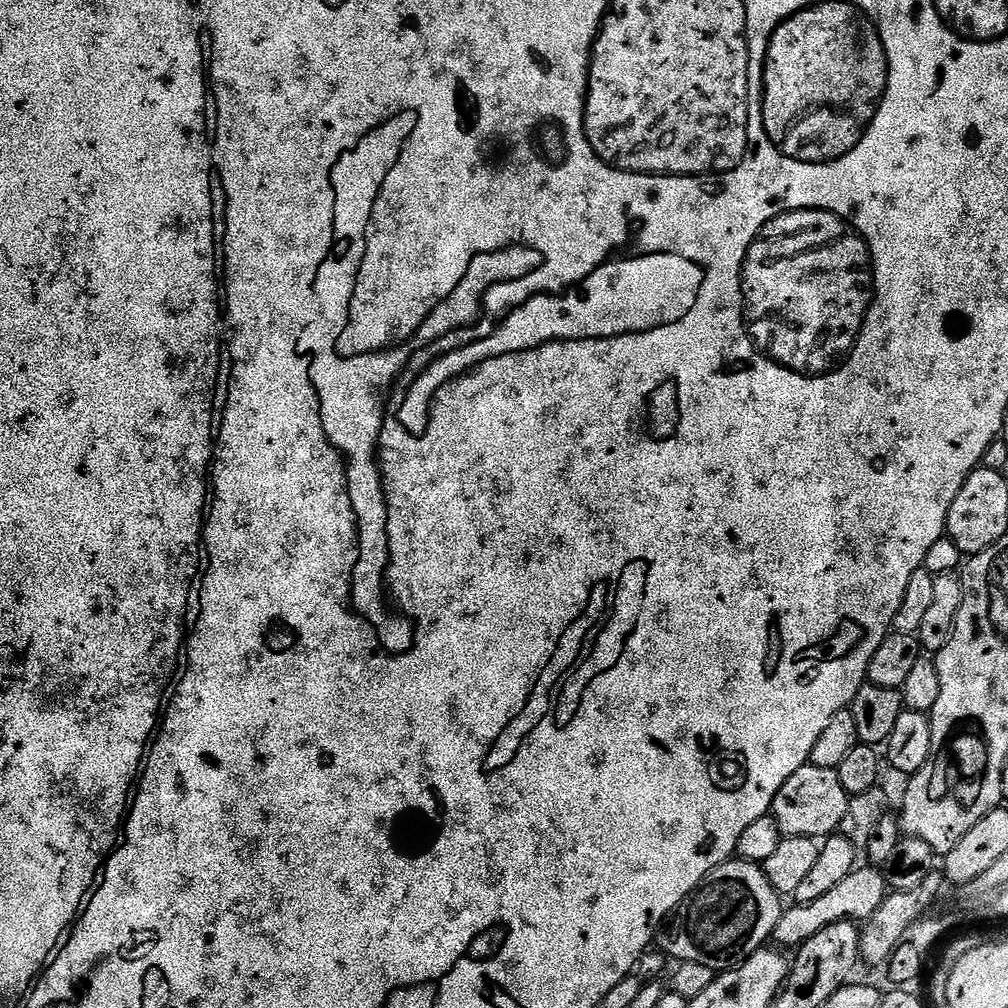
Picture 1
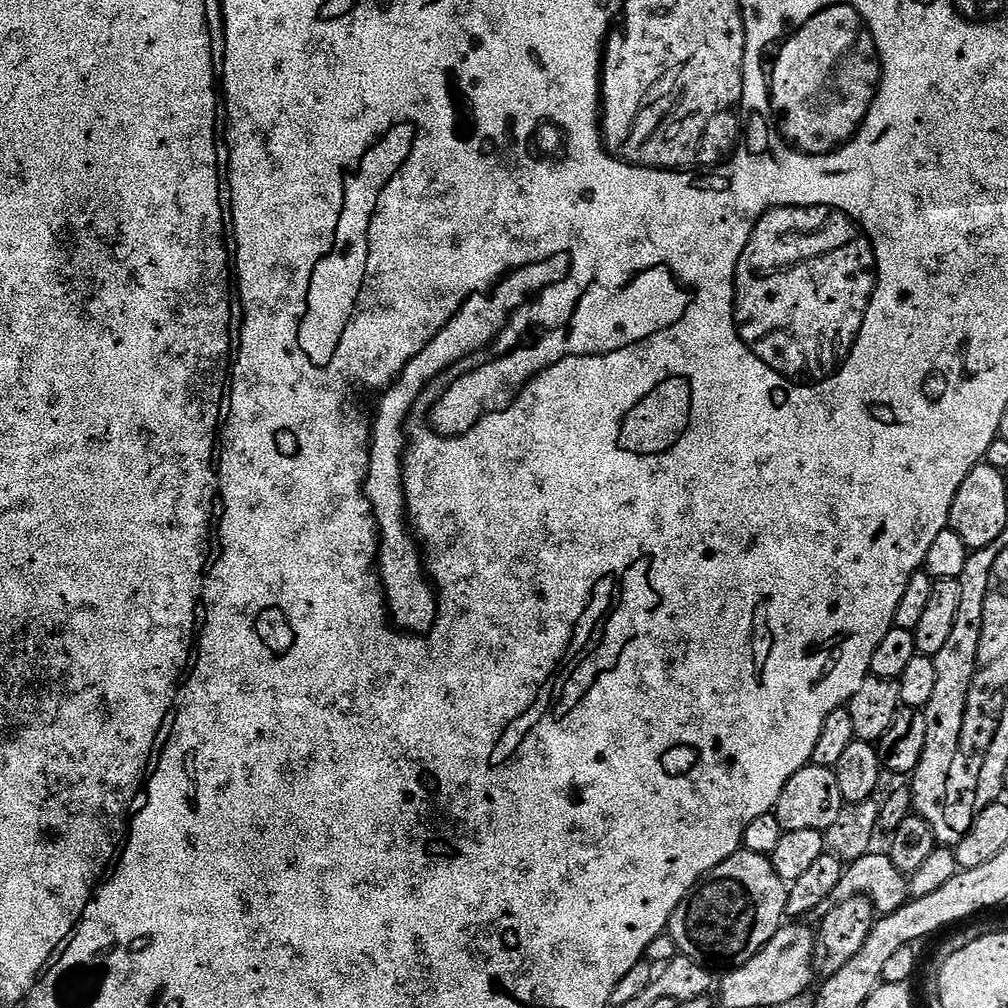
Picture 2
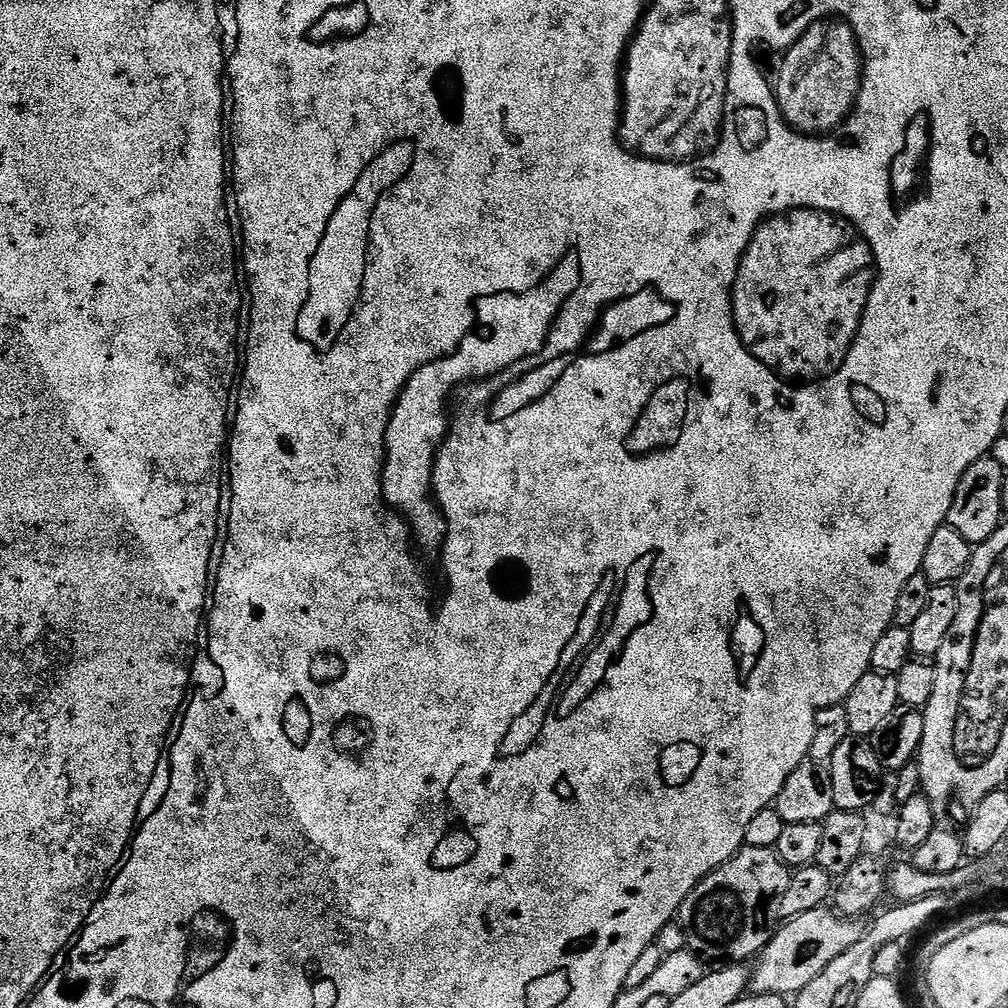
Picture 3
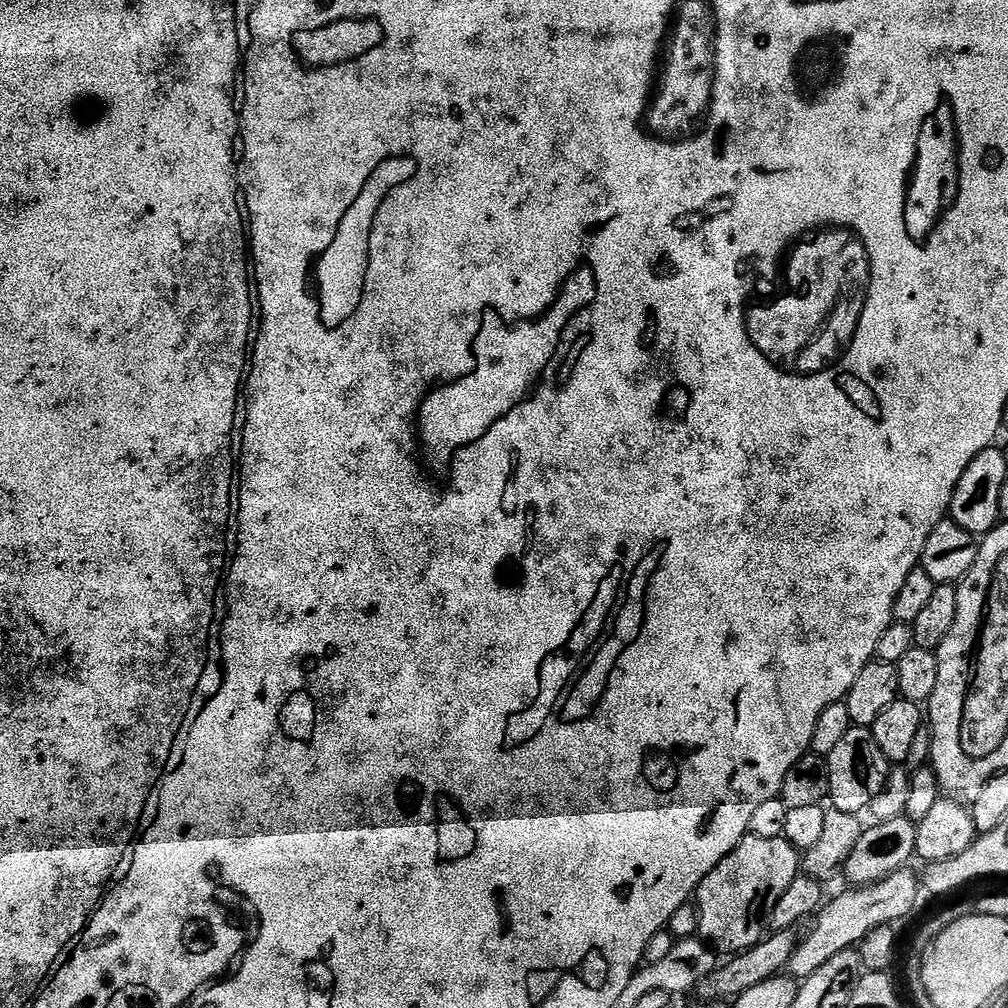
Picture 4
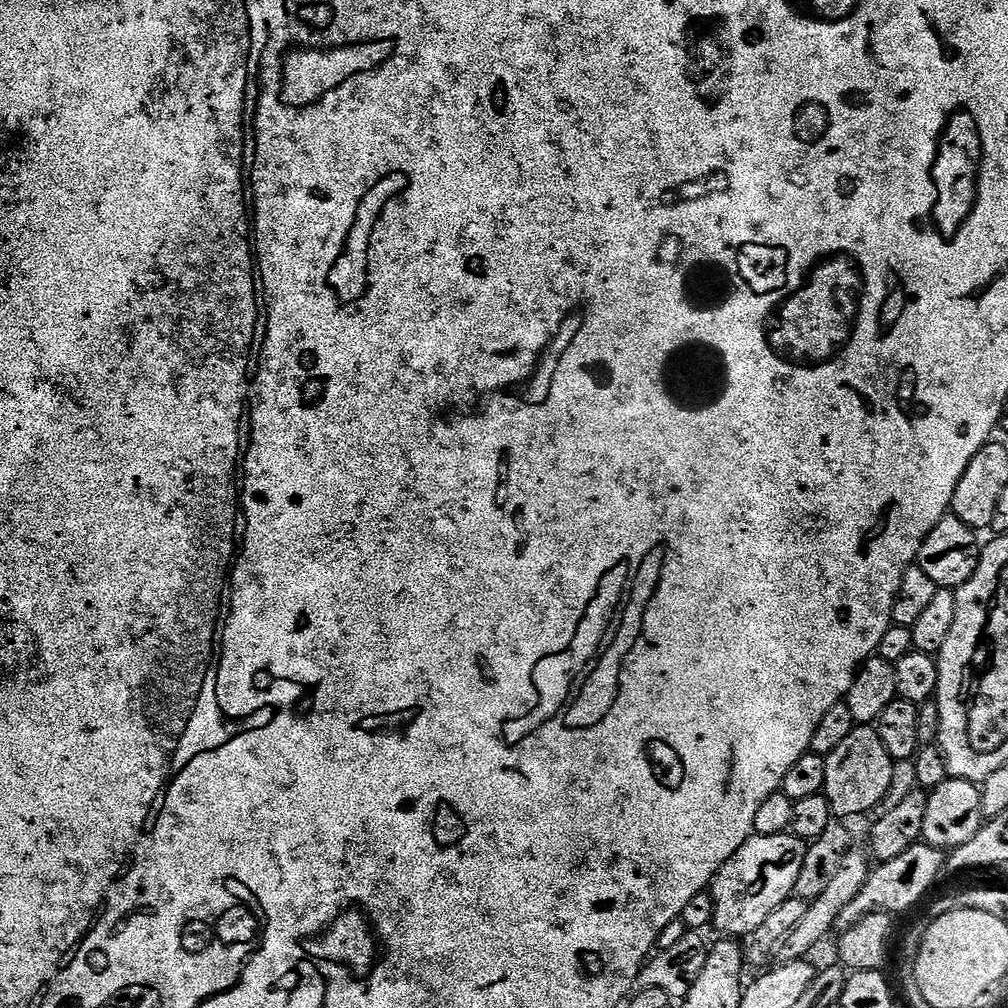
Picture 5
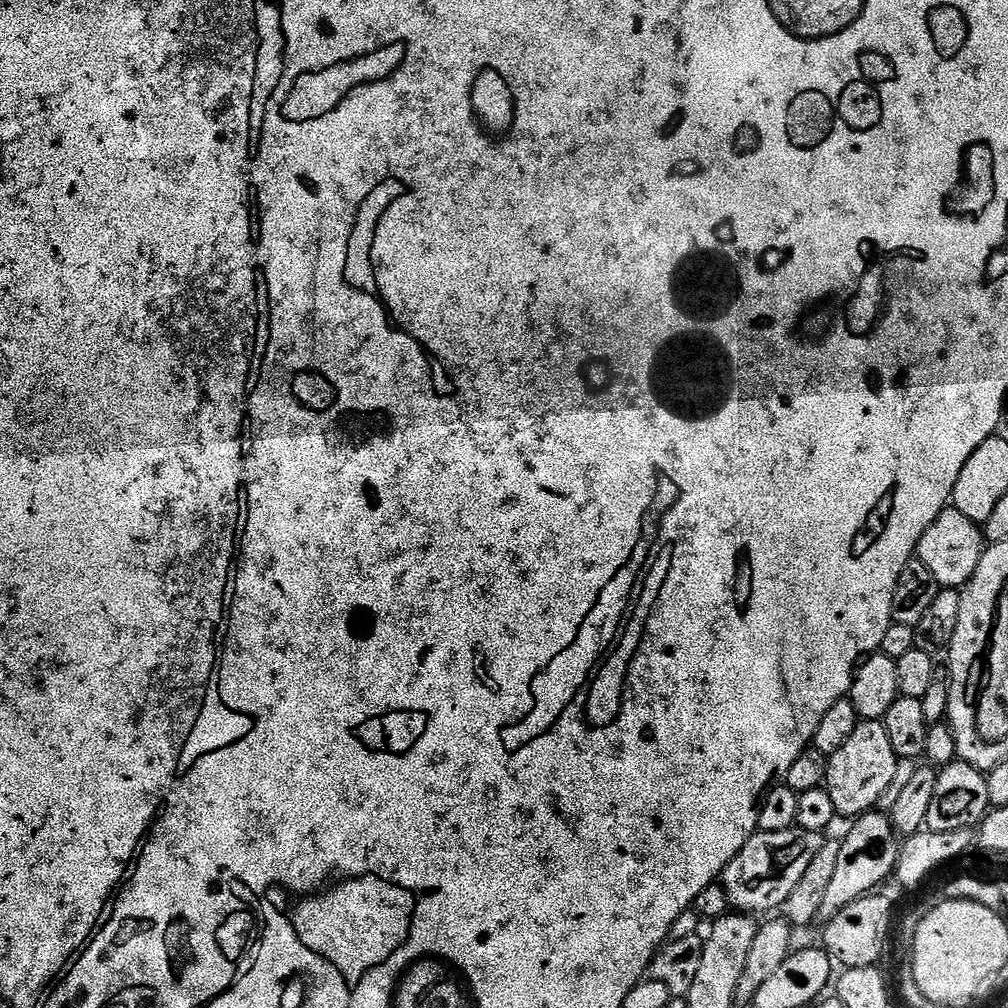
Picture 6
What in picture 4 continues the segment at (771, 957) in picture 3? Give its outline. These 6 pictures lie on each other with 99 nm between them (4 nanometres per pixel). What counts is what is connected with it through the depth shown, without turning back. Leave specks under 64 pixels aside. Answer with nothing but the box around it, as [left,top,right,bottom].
[787,870,922,978]

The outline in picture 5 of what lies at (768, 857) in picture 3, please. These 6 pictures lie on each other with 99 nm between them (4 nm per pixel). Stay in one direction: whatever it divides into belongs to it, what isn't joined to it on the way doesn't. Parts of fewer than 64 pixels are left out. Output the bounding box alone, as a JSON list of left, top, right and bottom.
[710,831,807,938]

